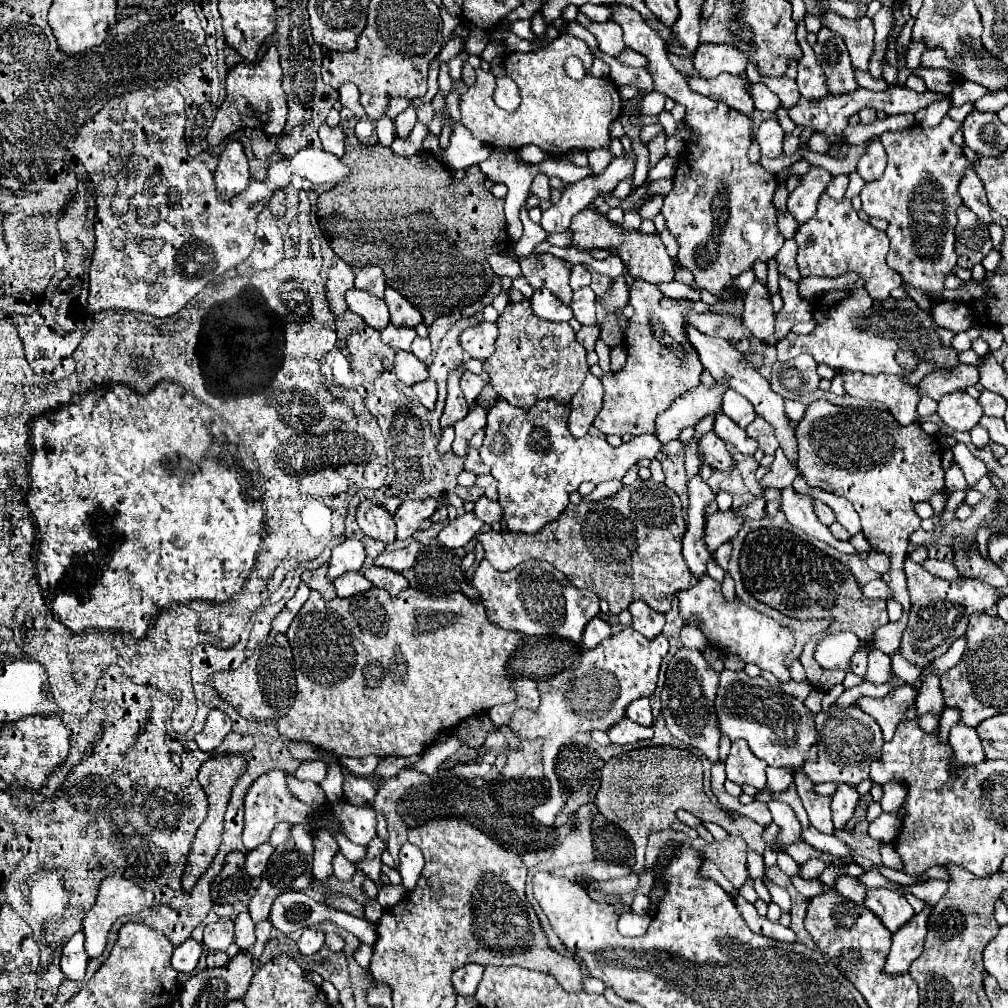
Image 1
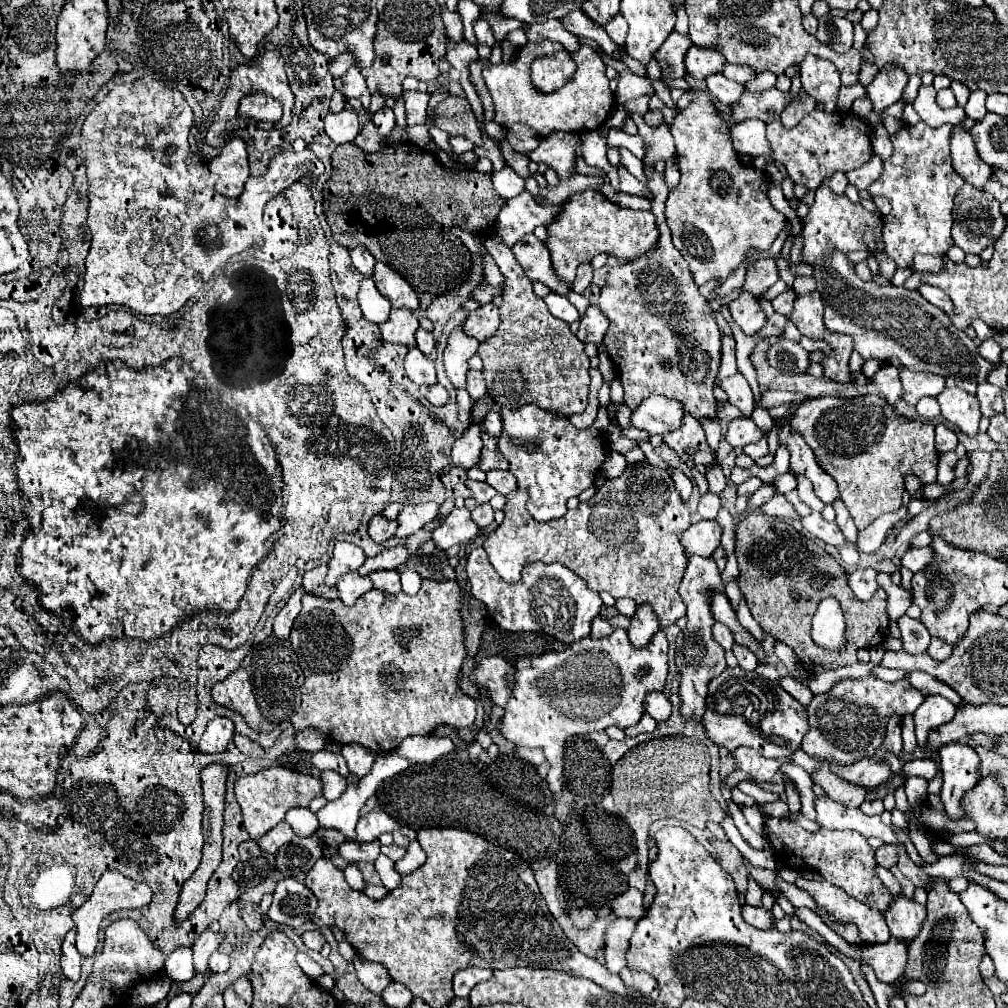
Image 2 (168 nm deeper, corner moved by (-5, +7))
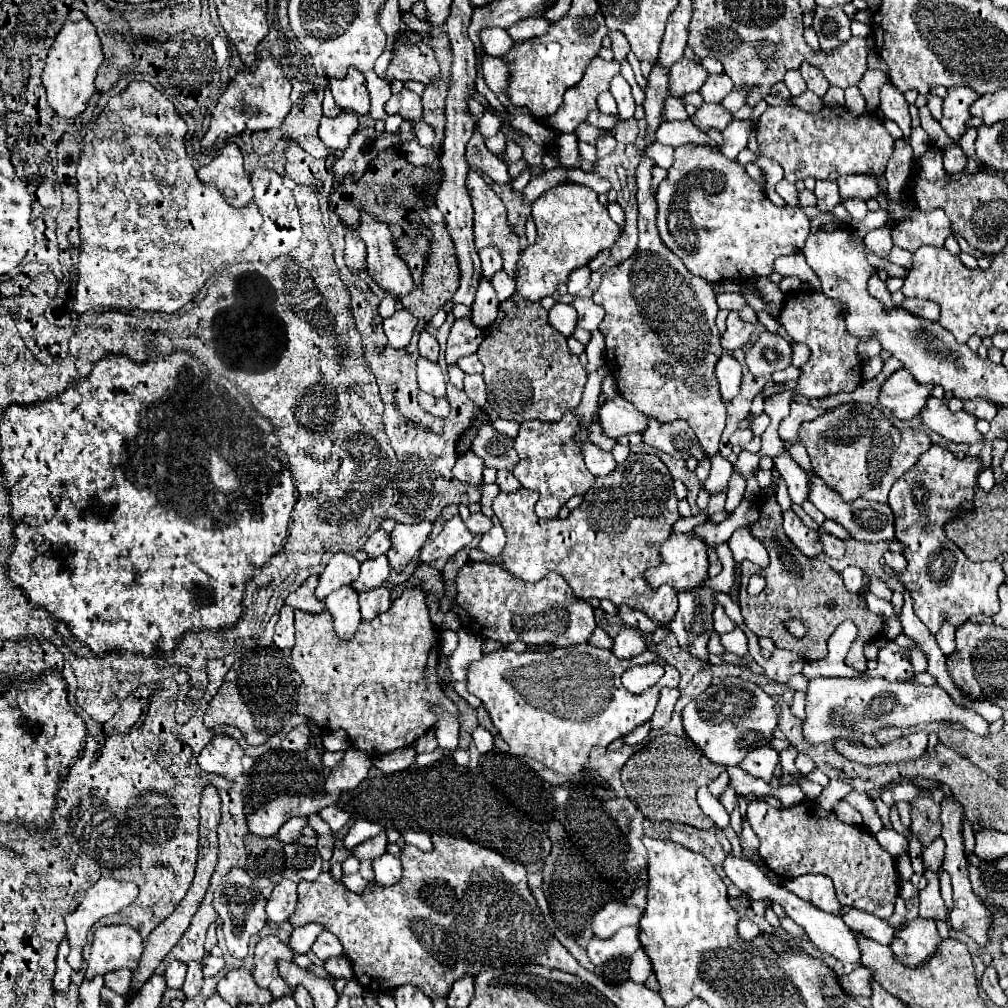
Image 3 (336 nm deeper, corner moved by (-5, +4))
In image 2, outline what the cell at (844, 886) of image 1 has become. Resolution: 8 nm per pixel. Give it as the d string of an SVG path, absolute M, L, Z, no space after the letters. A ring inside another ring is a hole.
M764 817L764 829L768 843L774 851L774 857L780 861L782 867L794 867L798 871L810 869L818 871L826 881L832 885L844 889L850 897L886 913L886 909L892 903L890 891L884 887L884 883L876 875L876 851L868 845L866 837L862 837L856 831L830 831L830 829L818 829L816 833L810 833L802 829L800 825L792 823L788 817Z

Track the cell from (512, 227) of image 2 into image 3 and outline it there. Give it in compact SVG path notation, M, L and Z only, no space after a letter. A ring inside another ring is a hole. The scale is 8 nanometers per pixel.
M486 246L478 252L480 260L482 260L482 272L486 278L492 278L494 272L502 270L502 254L496 246Z

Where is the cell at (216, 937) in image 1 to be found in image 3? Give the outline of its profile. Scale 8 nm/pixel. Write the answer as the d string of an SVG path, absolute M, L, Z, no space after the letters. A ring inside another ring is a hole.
M196 960L188 962L188 974L186 974L186 982L184 982L182 990L186 992L186 996L188 996L188 998L194 998L196 994L200 994L202 984L204 984L202 964L200 964L200 962L196 962Z

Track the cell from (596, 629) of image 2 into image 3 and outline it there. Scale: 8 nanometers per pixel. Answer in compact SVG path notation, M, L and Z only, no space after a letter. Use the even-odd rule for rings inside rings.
M596 628L596 630L592 632L592 636L588 638L588 644L598 646L598 648L612 648L612 638L610 638L602 628Z

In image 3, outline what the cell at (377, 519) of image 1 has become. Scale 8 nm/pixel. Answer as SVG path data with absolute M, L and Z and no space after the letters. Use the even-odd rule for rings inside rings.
M378 528L364 544L364 550L368 554L368 558L376 558L380 554L386 554L390 550L390 534L382 528Z

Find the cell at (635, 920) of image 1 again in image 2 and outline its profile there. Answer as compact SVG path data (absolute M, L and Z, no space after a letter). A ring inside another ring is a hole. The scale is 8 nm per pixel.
M616 919L606 929L606 933L604 933L604 947L606 947L604 957L606 957L606 967L610 973L620 973L620 969L626 967L626 963L618 963L618 959L628 949L634 925L636 925L636 921L632 921L632 919Z

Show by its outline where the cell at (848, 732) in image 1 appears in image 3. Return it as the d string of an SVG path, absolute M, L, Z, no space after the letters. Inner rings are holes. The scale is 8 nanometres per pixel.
M814 678L808 684L806 692L806 720L804 720L804 738L810 744L824 744L830 740L850 740L850 742L860 742L864 734L874 734L876 730L882 728L912 728L928 722L960 722L968 730L974 730L980 736L988 736L988 722L982 720L976 712L966 710L962 706L954 706L952 698L948 692L940 686L922 686L914 682L888 682L884 678Z

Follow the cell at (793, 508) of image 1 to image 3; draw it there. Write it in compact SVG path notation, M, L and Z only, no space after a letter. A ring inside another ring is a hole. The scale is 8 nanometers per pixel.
M818 530L818 536L820 536L820 544L822 544L822 552L832 556L832 558L842 558L844 556L844 540L828 534L826 530Z

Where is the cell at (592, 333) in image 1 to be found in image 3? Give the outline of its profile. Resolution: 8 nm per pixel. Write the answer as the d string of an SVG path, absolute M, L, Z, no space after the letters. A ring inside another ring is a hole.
M574 298L572 306L576 308L576 312L580 316L578 318L578 326L582 330L594 332L600 326L600 322L604 318L604 308L598 306L592 298Z

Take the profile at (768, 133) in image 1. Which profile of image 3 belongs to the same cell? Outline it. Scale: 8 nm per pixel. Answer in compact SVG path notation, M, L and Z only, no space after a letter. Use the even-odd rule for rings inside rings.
M746 118L746 120L734 120L722 134L724 134L724 146L720 148L720 152L730 158L730 160L736 160L738 152L744 150L748 146L748 140L750 136L754 136L754 128L756 124Z

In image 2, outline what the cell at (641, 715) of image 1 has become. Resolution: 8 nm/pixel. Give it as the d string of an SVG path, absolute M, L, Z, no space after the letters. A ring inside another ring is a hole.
M654 691L646 697L646 713L656 721L666 721L672 713L672 703L662 691Z

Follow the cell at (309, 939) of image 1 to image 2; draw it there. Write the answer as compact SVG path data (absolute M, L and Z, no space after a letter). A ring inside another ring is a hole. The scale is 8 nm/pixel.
M318 929L304 933L304 935L302 935L302 941L304 941L304 945L306 945L308 949L312 949L312 951L320 951L320 949L324 947L324 943L326 943L324 935L322 935Z

